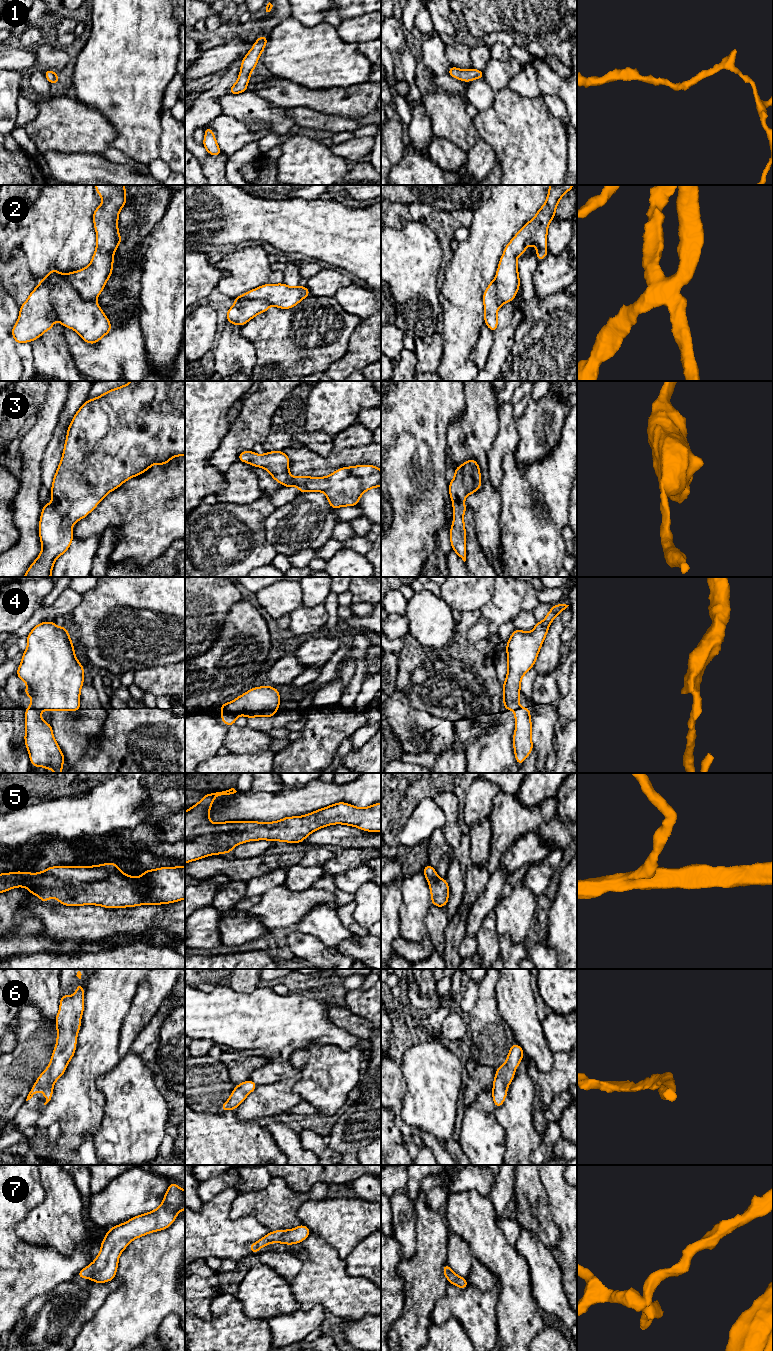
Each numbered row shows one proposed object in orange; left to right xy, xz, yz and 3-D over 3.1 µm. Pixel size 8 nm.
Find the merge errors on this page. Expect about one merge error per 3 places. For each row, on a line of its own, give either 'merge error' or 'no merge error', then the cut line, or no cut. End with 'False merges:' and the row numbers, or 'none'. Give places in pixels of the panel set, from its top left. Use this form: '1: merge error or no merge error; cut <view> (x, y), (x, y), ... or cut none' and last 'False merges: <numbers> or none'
1: no merge error; cut none
2: merge error; cut xy (40, 282), (48, 286), (49, 300), (61, 322)
3: no merge error; cut none
4: merge error; cut xz (222, 712), (231, 712), (236, 717)
5: no merge error; cut none
6: no merge error; cut none
7: no merge error; cut none
False merges: 2, 4

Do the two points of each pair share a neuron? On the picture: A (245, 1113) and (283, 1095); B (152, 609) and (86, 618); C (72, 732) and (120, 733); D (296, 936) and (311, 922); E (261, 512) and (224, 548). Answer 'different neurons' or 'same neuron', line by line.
A: same neuron
B: same neuron
C: different neurons
D: different neurons
E: same neuron

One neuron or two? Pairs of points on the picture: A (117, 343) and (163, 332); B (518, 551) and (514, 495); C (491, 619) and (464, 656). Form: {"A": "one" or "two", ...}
{"A": "two", "B": "one", "C": "two"}

